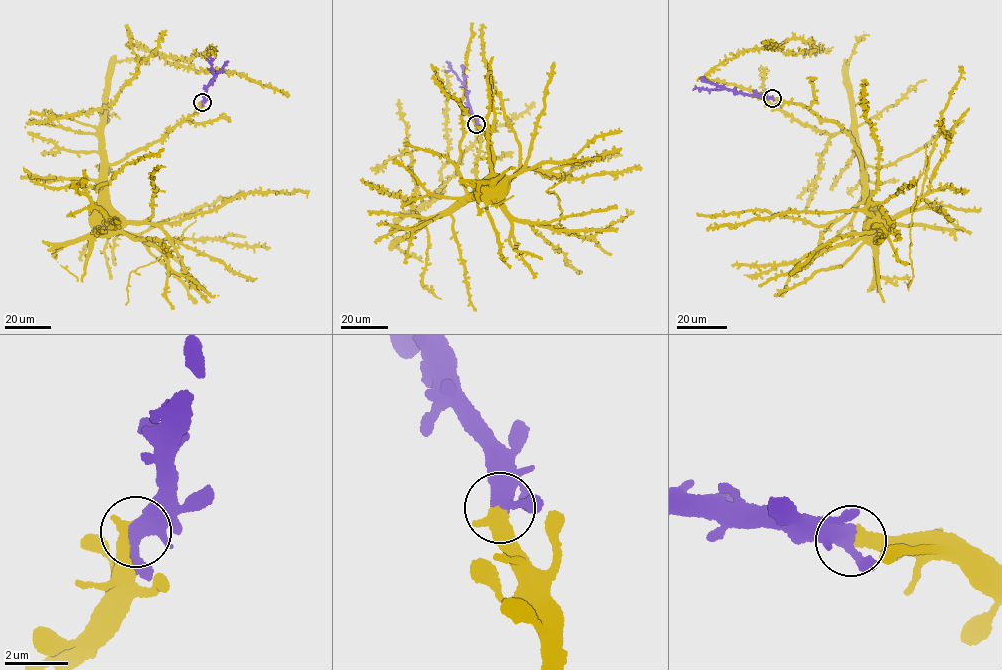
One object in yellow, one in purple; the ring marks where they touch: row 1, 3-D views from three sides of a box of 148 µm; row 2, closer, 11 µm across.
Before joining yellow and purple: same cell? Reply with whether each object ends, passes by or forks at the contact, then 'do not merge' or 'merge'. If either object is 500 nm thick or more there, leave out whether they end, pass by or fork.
merge

